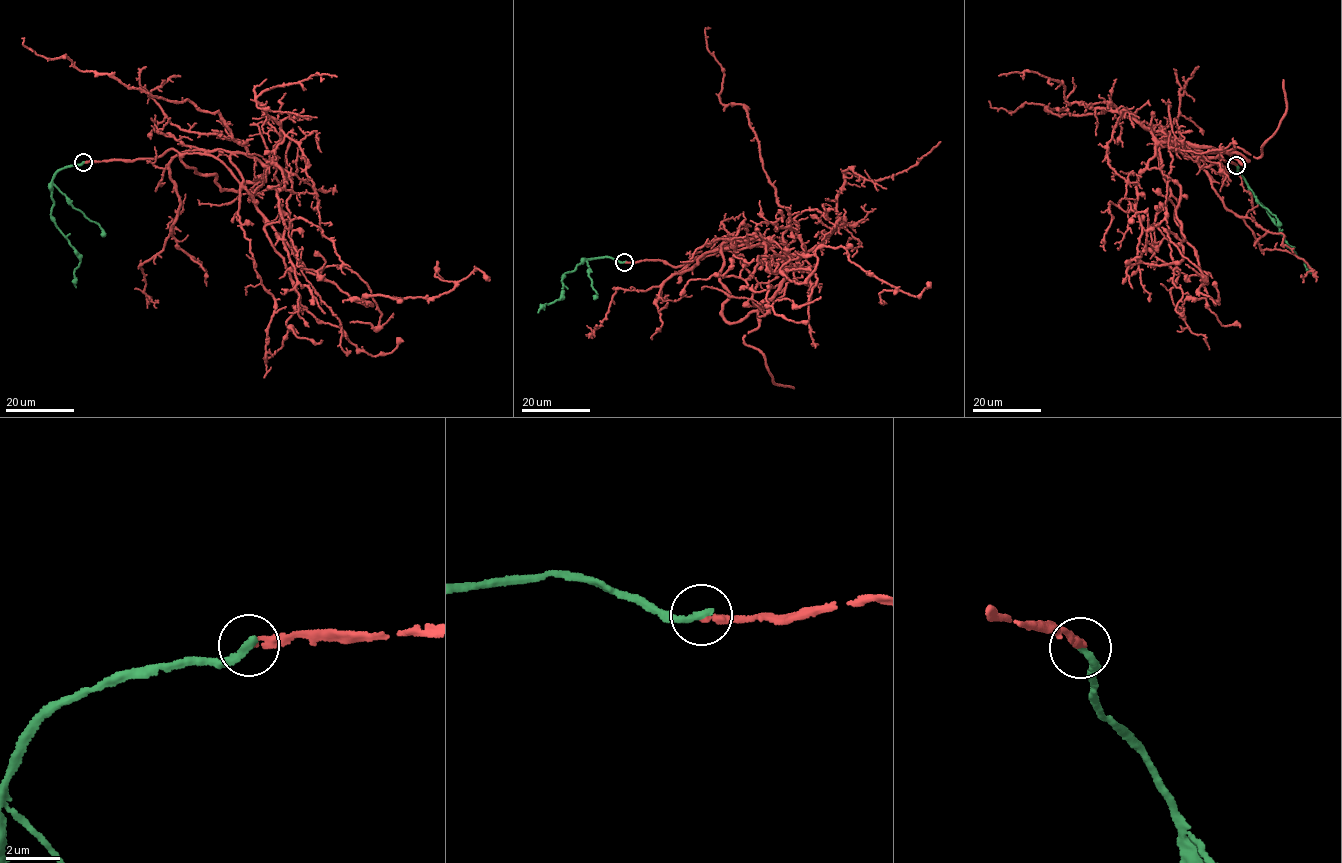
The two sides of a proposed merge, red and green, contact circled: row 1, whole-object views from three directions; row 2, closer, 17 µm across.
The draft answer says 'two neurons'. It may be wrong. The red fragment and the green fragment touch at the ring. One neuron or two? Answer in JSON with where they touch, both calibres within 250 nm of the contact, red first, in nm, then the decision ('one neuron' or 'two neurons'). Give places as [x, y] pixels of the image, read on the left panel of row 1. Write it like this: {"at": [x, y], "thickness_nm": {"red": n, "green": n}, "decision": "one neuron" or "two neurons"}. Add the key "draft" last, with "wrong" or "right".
{"at": [83, 162], "thickness_nm": {"red": 240, "green": 320}, "decision": "two neurons", "draft": "right"}

